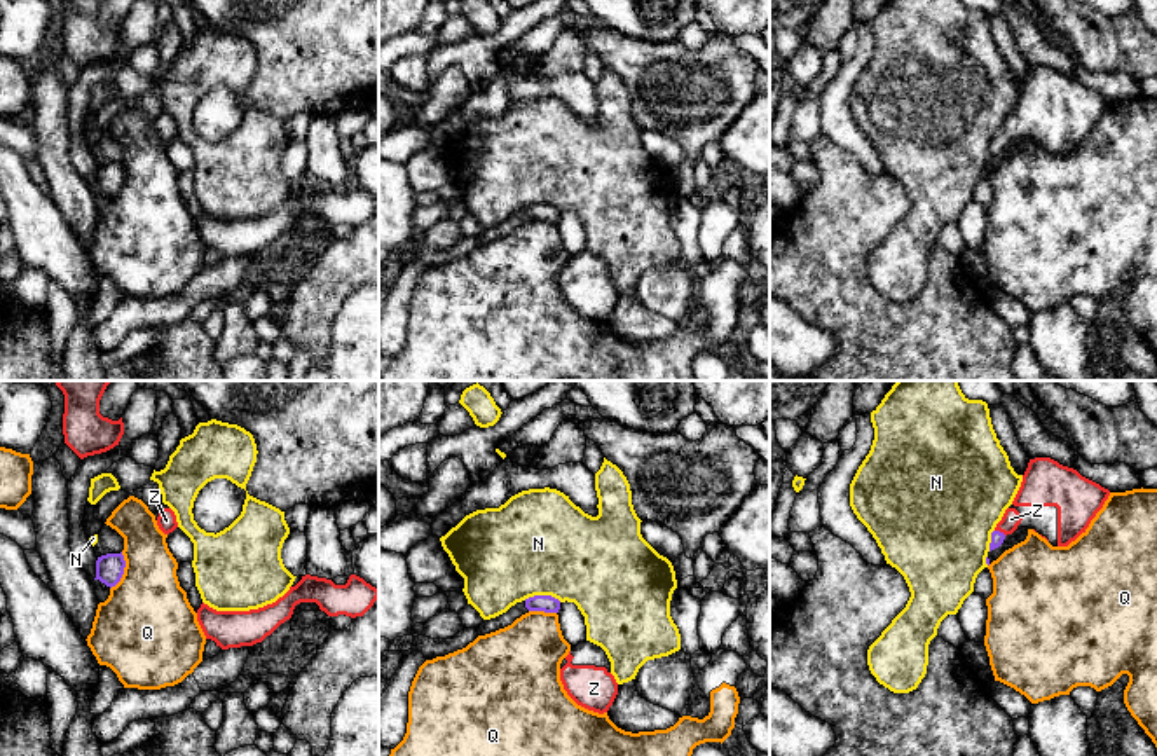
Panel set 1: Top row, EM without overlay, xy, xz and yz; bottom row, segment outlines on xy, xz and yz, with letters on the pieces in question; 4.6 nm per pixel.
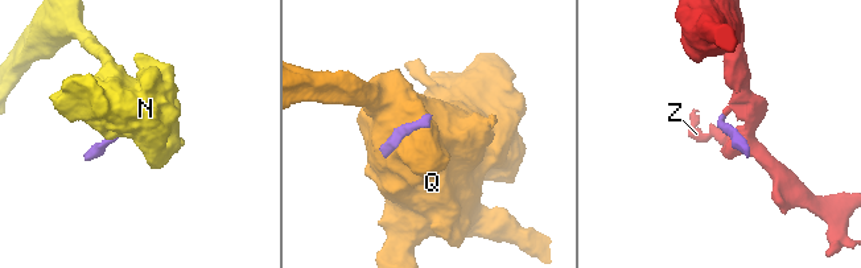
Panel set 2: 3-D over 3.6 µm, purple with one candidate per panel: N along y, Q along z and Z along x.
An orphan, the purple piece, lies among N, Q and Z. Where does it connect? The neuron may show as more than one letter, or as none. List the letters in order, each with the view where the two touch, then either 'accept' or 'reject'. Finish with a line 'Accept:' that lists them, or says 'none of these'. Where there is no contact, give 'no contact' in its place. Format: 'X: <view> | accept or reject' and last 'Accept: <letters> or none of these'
N: xz | reject
Q: xy | reject
Z: yz | accept
Accept: Z

